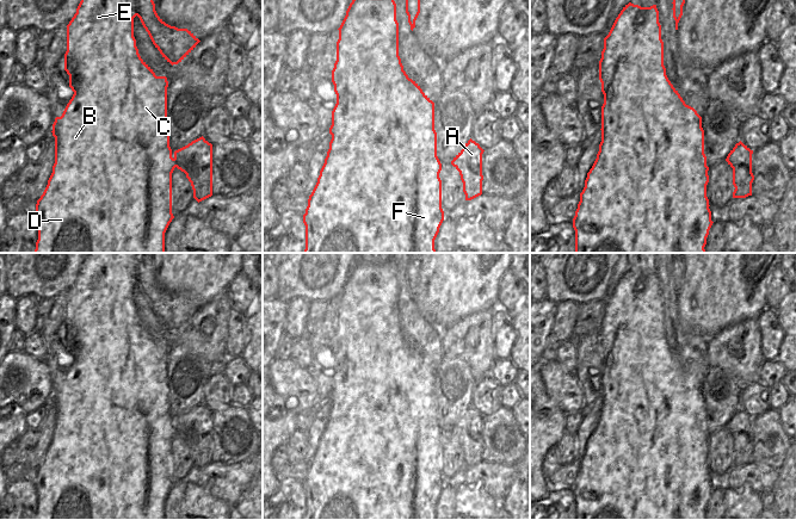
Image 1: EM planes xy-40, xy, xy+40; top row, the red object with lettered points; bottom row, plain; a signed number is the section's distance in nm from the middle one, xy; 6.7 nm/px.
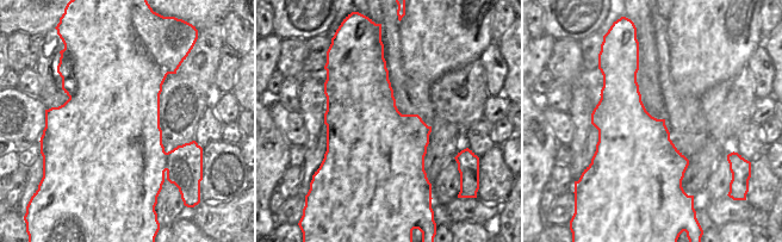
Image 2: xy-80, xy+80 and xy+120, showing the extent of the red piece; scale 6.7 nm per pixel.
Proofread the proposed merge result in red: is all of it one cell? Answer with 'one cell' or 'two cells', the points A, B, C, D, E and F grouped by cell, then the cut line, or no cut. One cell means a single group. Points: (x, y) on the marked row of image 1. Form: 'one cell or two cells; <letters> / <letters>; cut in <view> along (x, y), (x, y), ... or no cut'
two cells; A / B C D E F; cut in xy-40 along (186, 173), (205, 172), (208, 178)

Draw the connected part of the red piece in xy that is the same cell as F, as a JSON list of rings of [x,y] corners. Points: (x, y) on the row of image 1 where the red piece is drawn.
[[[352,0],[338,30],[337,61],[332,70],[332,82],[337,94],[337,104],[332,111],[332,125],[329,128],[332,140],[303,215],[306,225],[306,249],[303,253],[437,253],[434,240],[444,221],[444,211],[442,209],[442,180],[439,178],[442,163],[437,156],[437,132],[434,130],[434,103],[403,70],[399,56],[396,4],[394,0]]]

